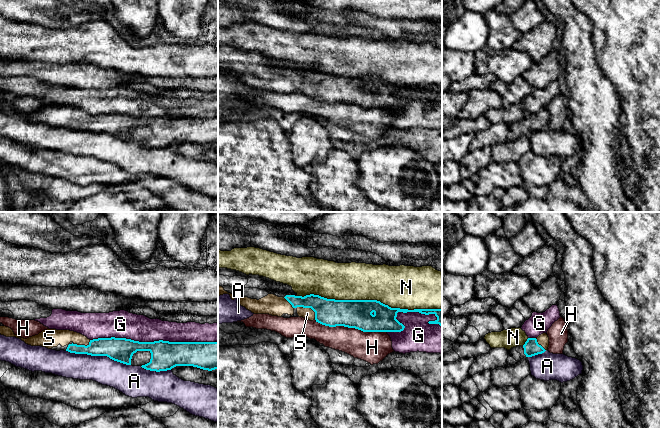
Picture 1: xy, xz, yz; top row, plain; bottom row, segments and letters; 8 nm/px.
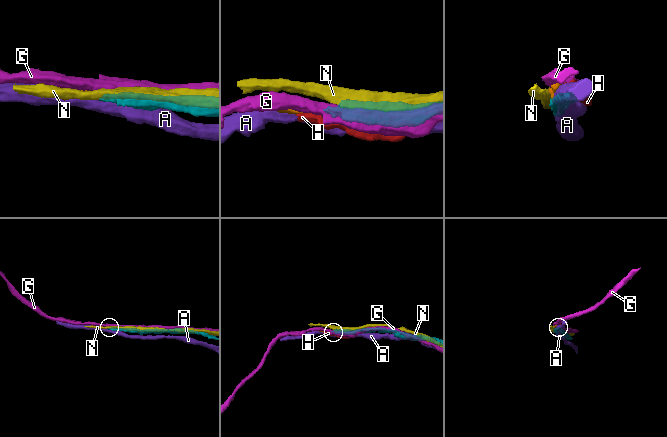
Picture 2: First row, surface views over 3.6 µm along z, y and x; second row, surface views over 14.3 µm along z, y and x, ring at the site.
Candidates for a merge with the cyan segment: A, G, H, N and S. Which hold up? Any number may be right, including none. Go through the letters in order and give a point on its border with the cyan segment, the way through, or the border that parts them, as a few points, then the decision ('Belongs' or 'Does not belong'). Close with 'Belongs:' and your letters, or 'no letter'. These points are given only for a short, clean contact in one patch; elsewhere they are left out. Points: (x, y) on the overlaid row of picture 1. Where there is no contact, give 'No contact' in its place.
A: Touches cyan at xy (98, 355). Does not belong
G: Touches cyan at xy (154, 341). Does not belong
H: Touches cyan at xz (351, 327). Does not belong
N: Touches cyan at xz (369, 300). Does not belong
S: Touches cyan at xz (309, 307). Path across: xz (329, 312), (309, 307), (307, 313). Belongs
Belongs: S

